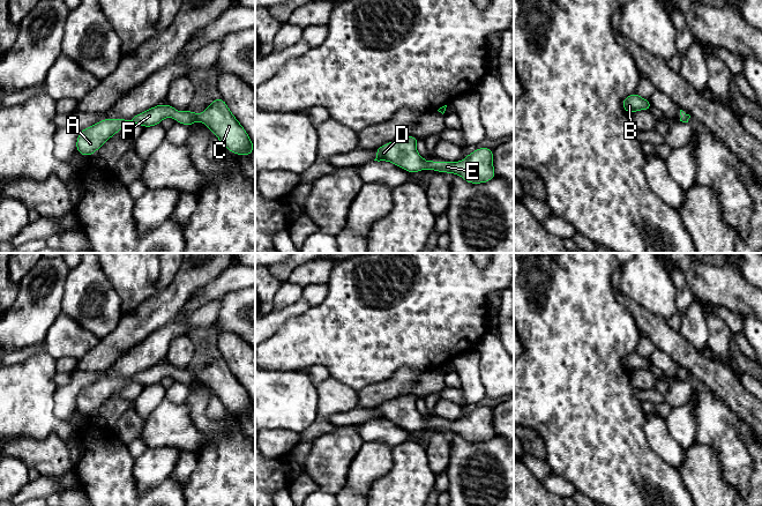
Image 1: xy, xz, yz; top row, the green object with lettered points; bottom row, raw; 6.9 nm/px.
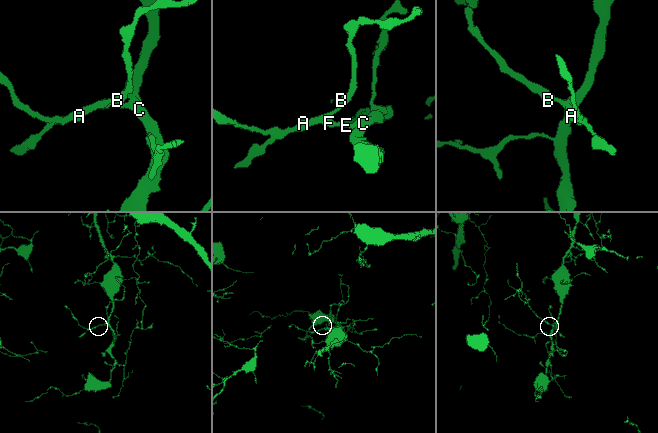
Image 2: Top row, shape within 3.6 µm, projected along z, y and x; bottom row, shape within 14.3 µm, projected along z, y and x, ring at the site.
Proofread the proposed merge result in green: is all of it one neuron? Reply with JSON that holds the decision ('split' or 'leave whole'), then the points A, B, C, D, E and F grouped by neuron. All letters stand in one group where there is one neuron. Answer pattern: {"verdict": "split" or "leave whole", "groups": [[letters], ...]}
{"verdict": "leave whole", "groups": [["A", "B", "C", "D", "E", "F"]]}

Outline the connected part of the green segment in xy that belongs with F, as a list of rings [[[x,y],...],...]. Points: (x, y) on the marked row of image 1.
[[[219,97],[207,106],[204,113],[194,113],[188,110],[178,112],[169,104],[159,104],[130,119],[106,118],[81,131],[76,140],[77,152],[91,157],[96,150],[126,125],[135,122],[148,128],[159,125],[166,117],[174,118],[175,122],[188,127],[193,122],[202,120],[203,125],[214,132],[224,147],[237,155],[248,156],[255,149],[245,128],[231,113],[224,99]]]

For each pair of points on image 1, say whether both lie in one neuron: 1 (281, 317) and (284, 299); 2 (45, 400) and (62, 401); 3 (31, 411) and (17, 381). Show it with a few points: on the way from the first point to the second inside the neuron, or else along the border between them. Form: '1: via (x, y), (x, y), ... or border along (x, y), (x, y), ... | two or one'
1: border along (301, 297), (291, 304), (273, 311) | two
2: border along (58, 387), (54, 393), (54, 415), (66, 422) | two
3: via (24, 404), (20, 400), (17, 388) | one

